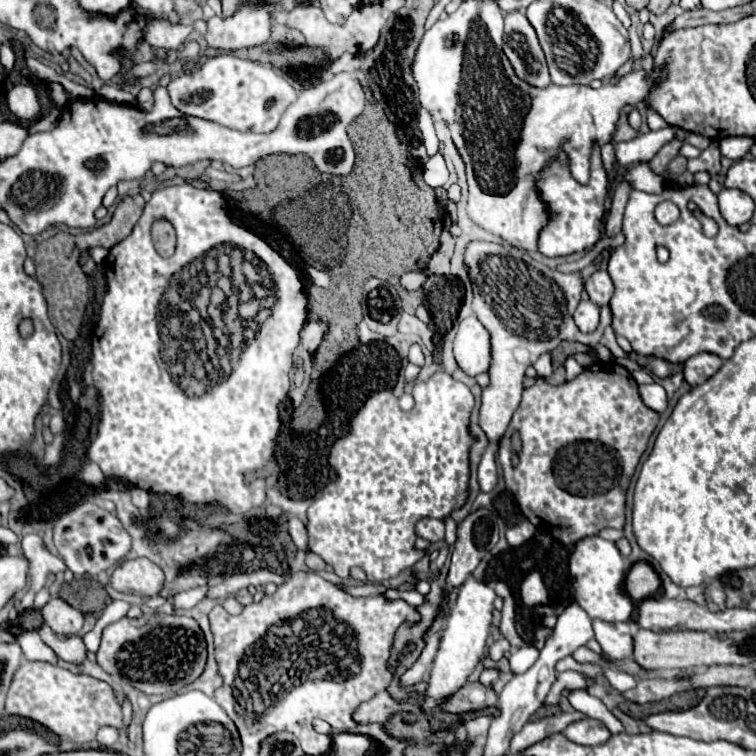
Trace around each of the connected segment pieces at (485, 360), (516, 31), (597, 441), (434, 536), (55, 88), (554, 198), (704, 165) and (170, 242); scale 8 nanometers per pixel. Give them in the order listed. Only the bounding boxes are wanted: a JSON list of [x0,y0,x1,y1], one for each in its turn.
[[453,316,491,376],[503,12,549,86],[497,362,659,546],[415,518,445,542],[49,84,67,106],[539,150,607,258],[687,140,721,174],[153,220,175,256]]

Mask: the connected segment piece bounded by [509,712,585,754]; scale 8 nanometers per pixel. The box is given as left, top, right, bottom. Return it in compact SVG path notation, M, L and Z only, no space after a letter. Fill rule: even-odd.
M563 712L559 716L549 716L549 718L543 718L543 720L535 720L535 722L527 722L521 732L517 732L511 740L511 748L509 748L509 754L517 754L517 752L523 752L525 748L541 742L543 738L555 734L555 732L563 732L571 722L575 720L581 720L585 718L581 712Z

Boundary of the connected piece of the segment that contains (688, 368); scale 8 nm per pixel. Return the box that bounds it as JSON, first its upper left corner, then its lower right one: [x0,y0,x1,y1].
[683,354,723,386]

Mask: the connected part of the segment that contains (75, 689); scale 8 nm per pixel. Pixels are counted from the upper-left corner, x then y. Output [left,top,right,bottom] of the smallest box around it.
[5,662,123,744]

